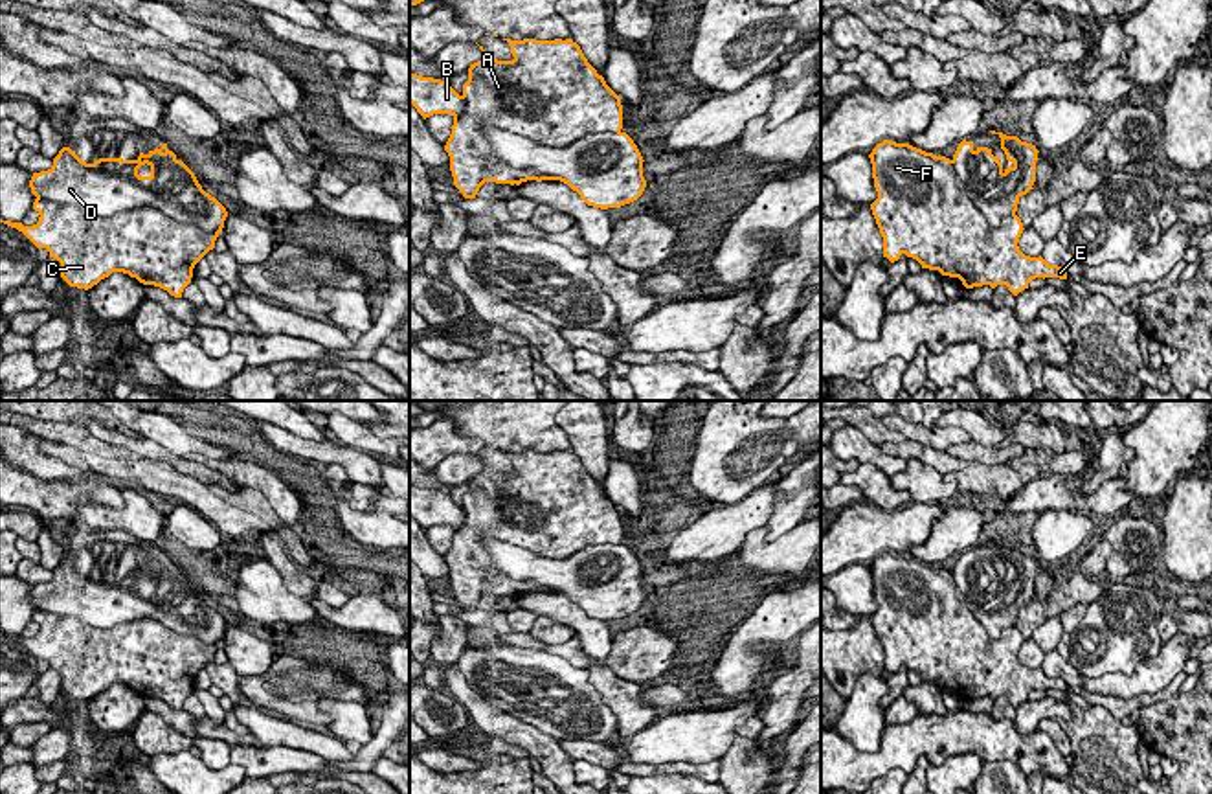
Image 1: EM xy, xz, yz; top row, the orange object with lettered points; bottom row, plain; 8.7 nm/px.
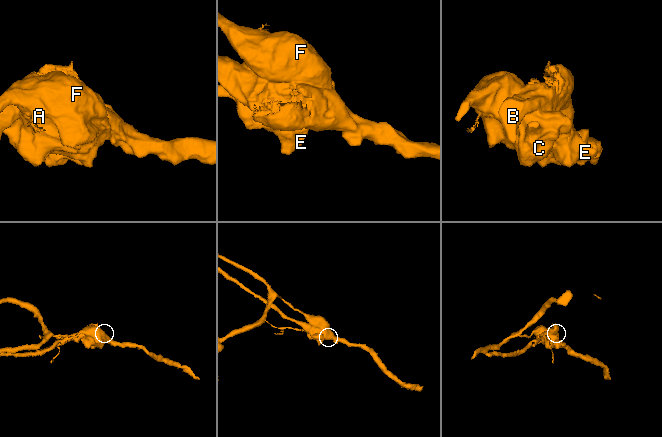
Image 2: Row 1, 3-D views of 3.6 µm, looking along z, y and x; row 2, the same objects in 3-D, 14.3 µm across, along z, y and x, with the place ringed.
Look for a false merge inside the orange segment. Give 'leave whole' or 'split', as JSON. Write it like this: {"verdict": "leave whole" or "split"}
{"verdict": "split"}

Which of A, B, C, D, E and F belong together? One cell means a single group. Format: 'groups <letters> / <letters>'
groups A C E F / B D

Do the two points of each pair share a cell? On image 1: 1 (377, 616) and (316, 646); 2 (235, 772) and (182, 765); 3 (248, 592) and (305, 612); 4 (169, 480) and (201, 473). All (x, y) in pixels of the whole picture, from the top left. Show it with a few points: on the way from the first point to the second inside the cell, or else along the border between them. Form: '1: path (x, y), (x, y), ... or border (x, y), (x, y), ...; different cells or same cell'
1: path (362, 629), (351, 638), (331, 638); same cell
2: path (223, 774), (195, 774); same cell
3: path (263, 596), (291, 609); same cell
4: border (151, 458), (171, 464), (204, 486); different cells

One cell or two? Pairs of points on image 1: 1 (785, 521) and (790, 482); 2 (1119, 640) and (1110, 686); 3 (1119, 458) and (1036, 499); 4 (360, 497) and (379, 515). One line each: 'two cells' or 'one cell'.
1: one cell
2: two cells
3: two cells
4: one cell

